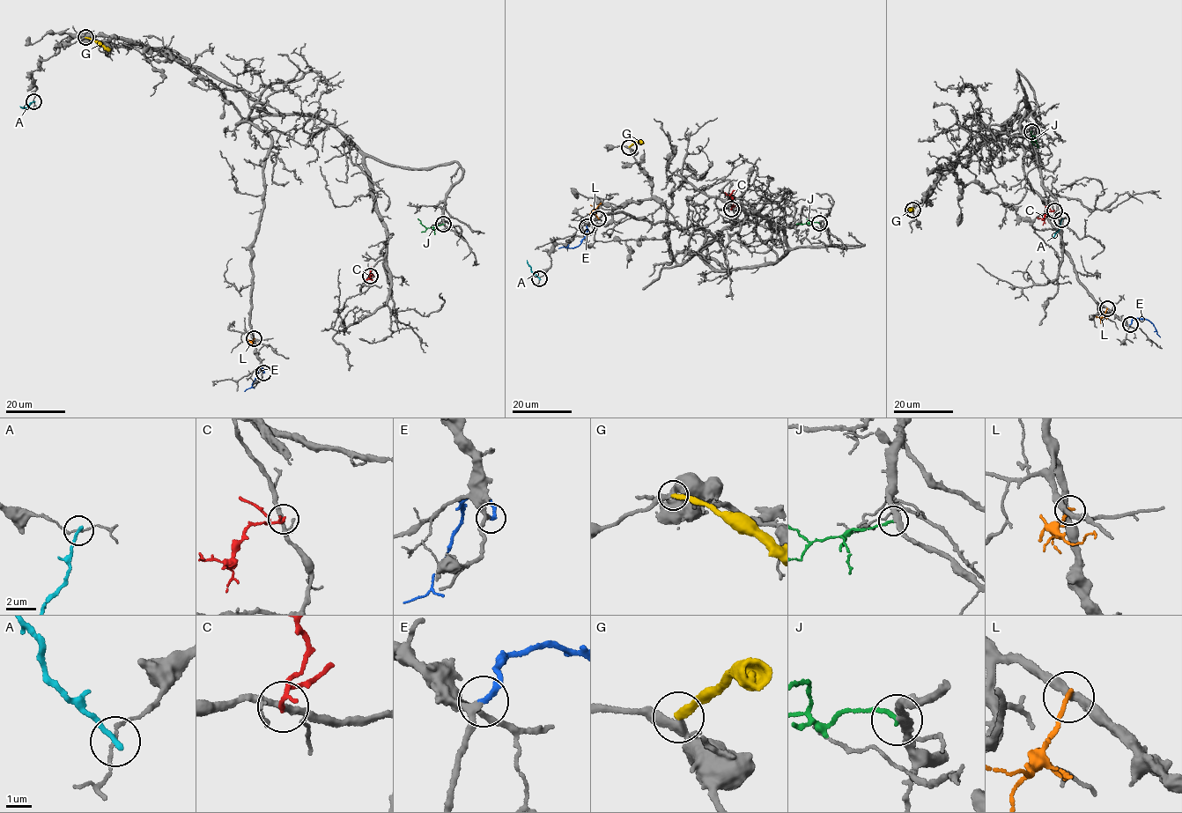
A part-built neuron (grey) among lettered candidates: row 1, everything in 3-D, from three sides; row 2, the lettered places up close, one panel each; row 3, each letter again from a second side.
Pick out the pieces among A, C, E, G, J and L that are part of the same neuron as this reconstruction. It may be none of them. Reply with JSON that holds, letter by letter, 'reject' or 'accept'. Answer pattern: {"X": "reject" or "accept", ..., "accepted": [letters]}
{"A": "reject", "C": "reject", "E": "accept", "G": "reject", "J": "reject", "L": "reject", "accepted": ["E"]}

